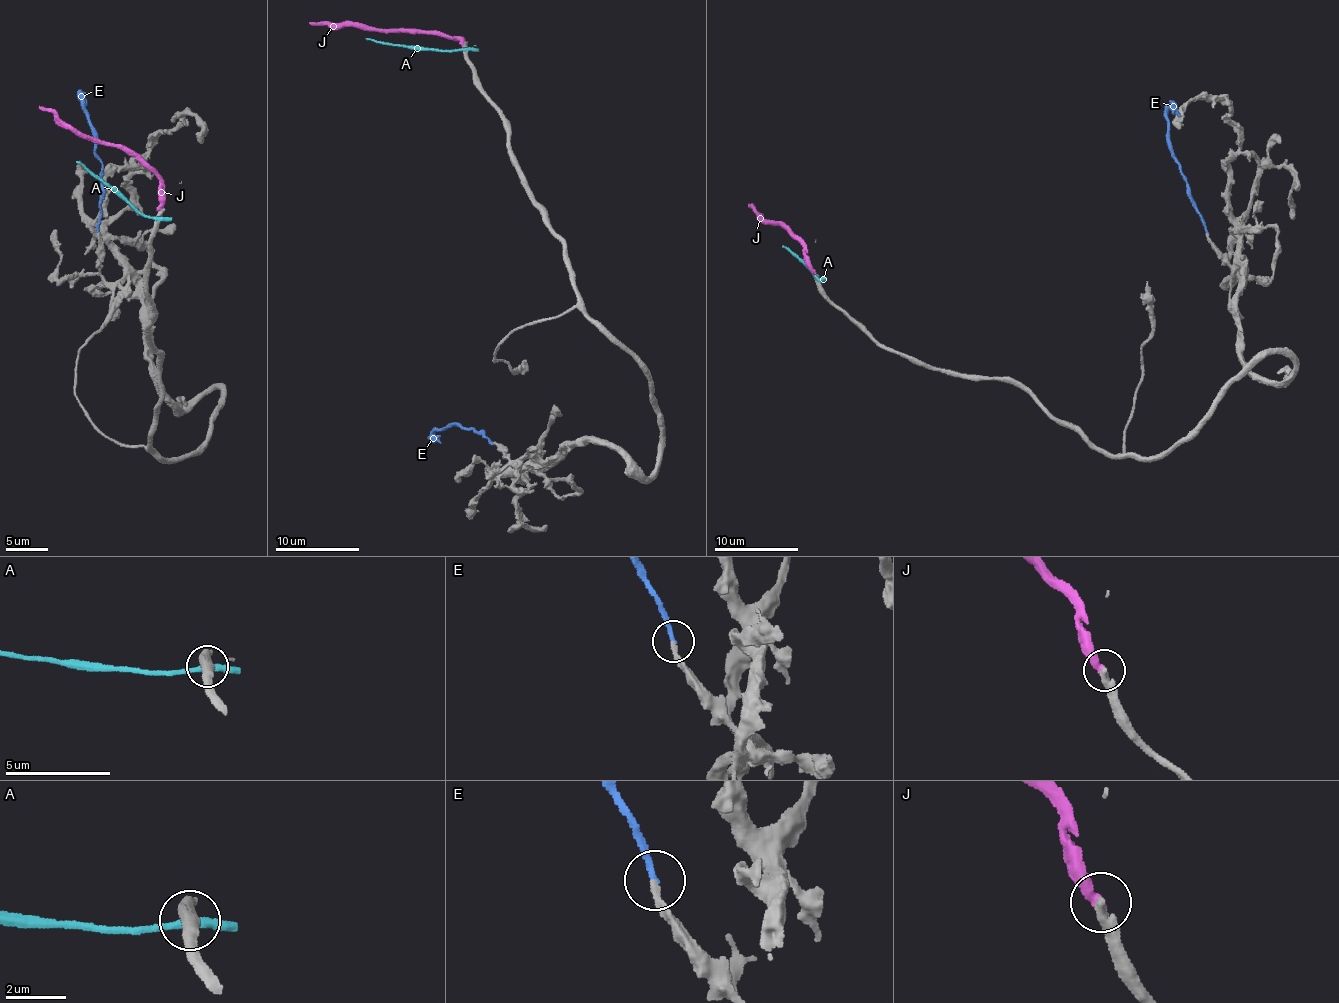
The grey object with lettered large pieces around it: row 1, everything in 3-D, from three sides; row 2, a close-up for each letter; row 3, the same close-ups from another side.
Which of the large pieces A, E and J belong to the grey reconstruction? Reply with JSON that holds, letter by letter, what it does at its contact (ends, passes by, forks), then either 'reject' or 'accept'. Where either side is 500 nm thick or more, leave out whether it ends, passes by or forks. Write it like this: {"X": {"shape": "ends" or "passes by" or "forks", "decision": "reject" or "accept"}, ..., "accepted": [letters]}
{"A": {"shape": "passes by", "decision": "reject"}, "E": {"shape": "ends", "decision": "accept"}, "J": {"shape": "ends", "decision": "reject"}, "accepted": ["E"]}

